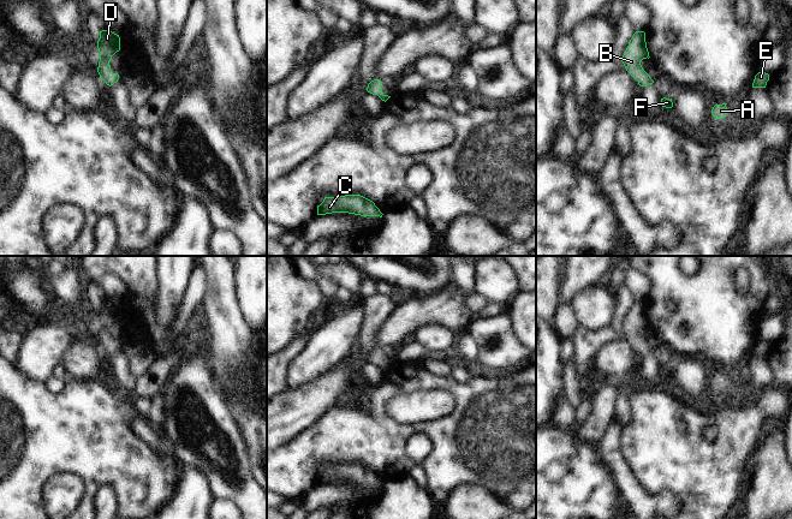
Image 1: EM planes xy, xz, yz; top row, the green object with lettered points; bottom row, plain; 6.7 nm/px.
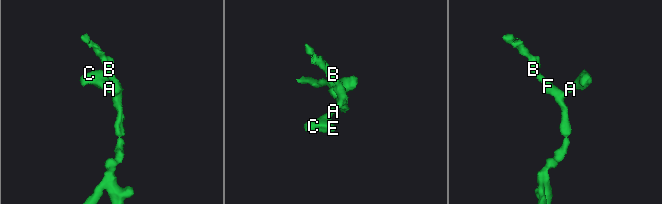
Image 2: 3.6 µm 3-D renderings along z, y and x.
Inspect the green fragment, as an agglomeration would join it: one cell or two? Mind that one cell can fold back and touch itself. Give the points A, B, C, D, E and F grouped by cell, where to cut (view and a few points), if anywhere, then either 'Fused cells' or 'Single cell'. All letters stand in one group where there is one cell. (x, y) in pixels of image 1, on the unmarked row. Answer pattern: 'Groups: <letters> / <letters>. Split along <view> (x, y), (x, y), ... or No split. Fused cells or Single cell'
Groups: A B C D E F. No split. Single cell

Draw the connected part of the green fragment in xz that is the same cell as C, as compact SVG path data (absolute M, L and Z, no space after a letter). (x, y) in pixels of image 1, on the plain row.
M361 464L324 466L323 471L317 475L317 484L326 484L332 482L349 482L361 485L380 487L383 484L373 470Z

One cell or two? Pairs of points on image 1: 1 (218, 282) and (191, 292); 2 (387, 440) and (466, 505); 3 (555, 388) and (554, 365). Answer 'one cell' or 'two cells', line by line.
1: two cells
2: two cells
3: one cell

